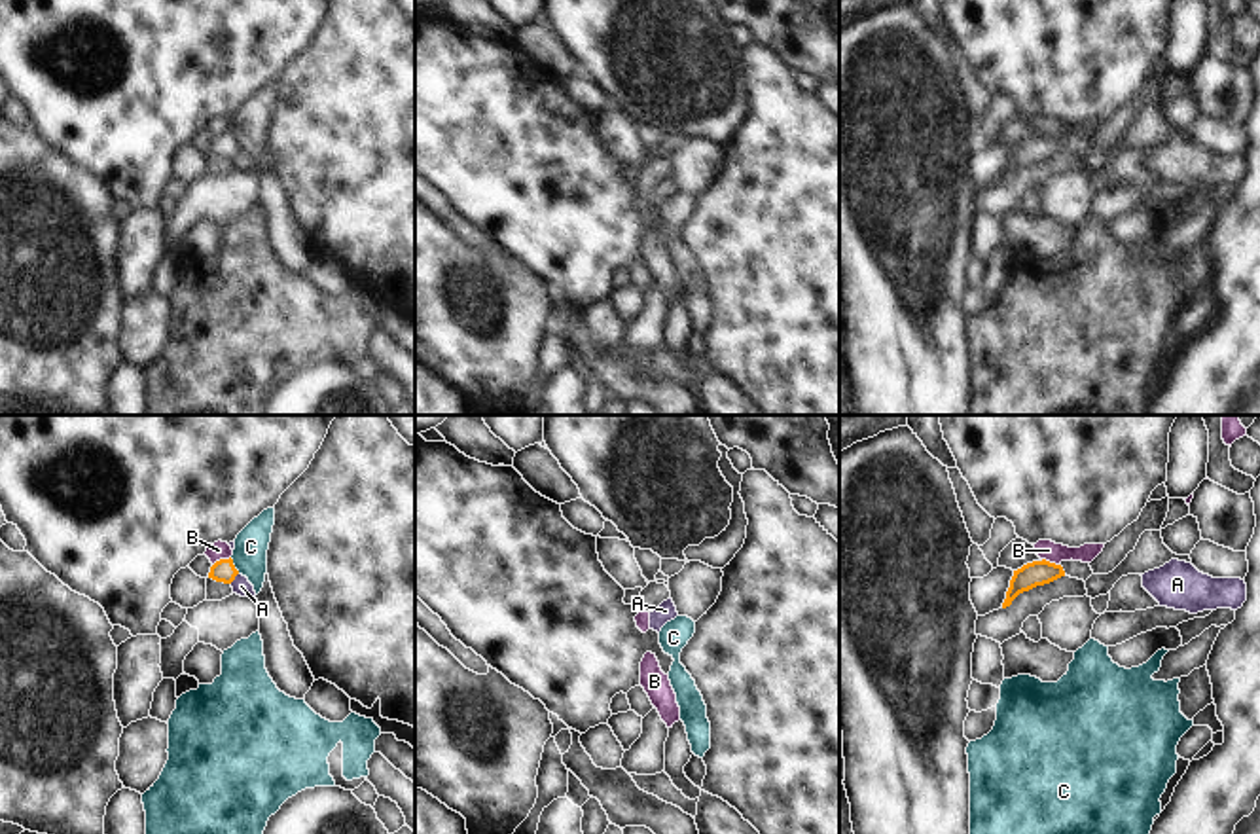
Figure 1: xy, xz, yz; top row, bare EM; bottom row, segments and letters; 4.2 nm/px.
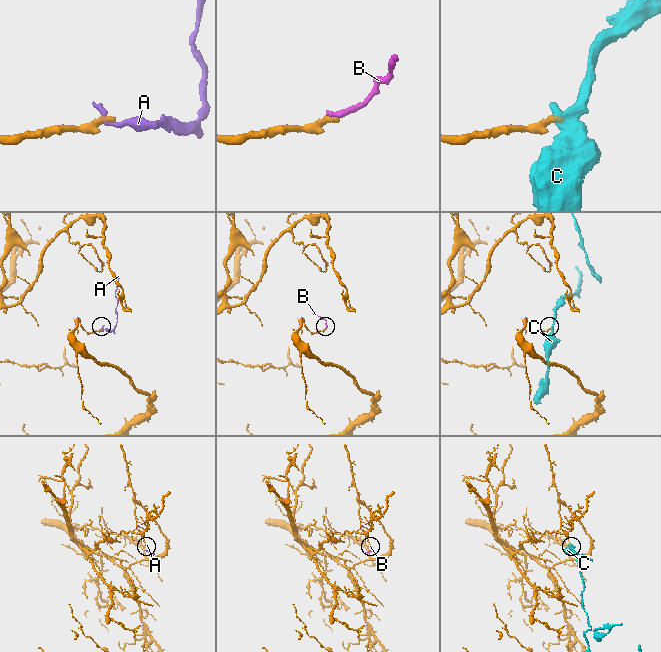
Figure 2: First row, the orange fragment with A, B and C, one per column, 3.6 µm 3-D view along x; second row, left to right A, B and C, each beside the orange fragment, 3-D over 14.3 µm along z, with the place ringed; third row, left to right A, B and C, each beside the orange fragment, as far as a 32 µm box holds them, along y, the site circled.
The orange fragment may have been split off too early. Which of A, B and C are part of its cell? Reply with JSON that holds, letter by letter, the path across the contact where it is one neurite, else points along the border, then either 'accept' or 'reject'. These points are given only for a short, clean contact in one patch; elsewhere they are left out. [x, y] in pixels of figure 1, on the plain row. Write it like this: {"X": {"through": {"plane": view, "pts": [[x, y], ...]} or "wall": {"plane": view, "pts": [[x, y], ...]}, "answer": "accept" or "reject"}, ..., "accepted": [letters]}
{"A": {"wall": {"plane": "xy", "pts": [[237, 148], [230, 158]]}, "answer": "reject"}, "B": {"wall": {"plane": "xy", "pts": [[230, 131], [213, 141]]}, "answer": "reject"}, "C": {"wall": {"plane": "xy", "pts": [[230, 133], [239, 148]]}, "answer": "reject"}, "accepted": []}

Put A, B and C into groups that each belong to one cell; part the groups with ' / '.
A / B / C

